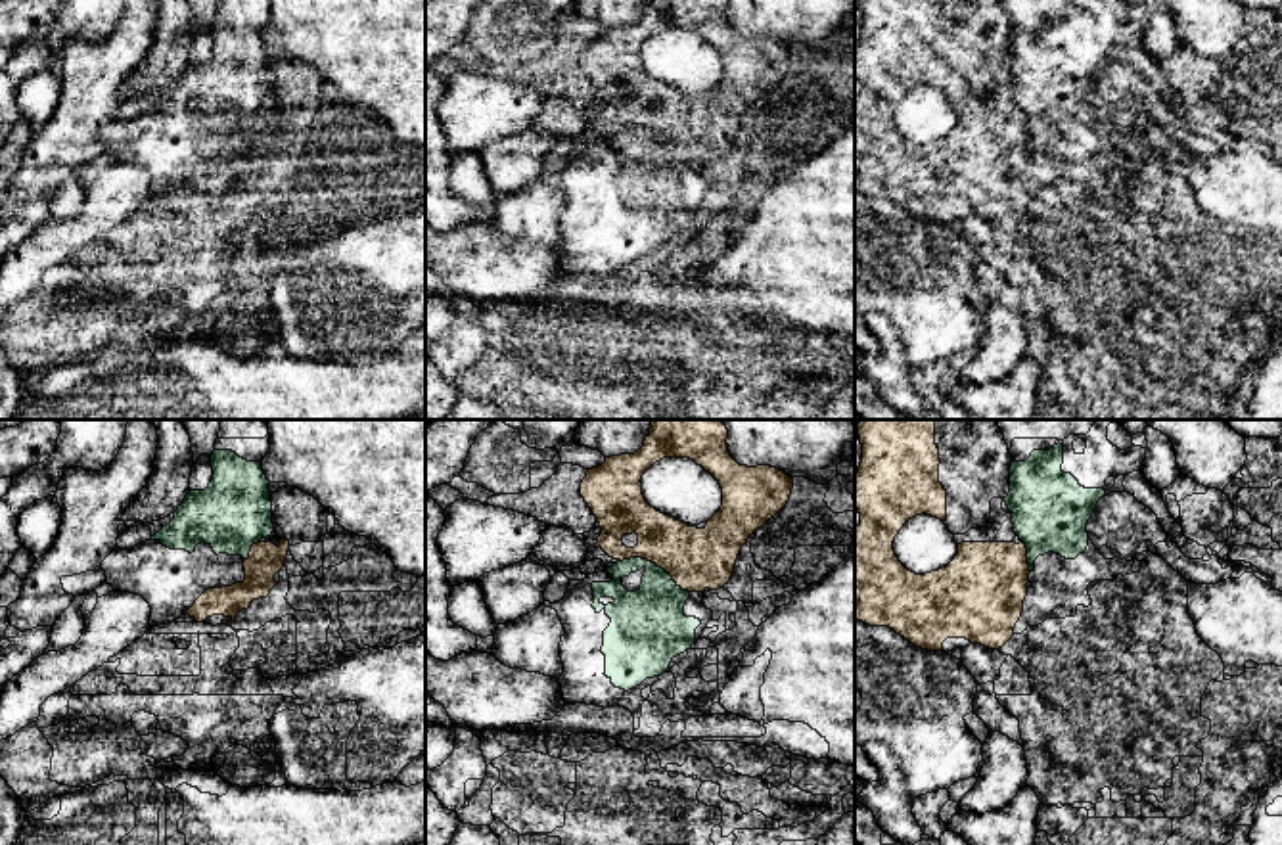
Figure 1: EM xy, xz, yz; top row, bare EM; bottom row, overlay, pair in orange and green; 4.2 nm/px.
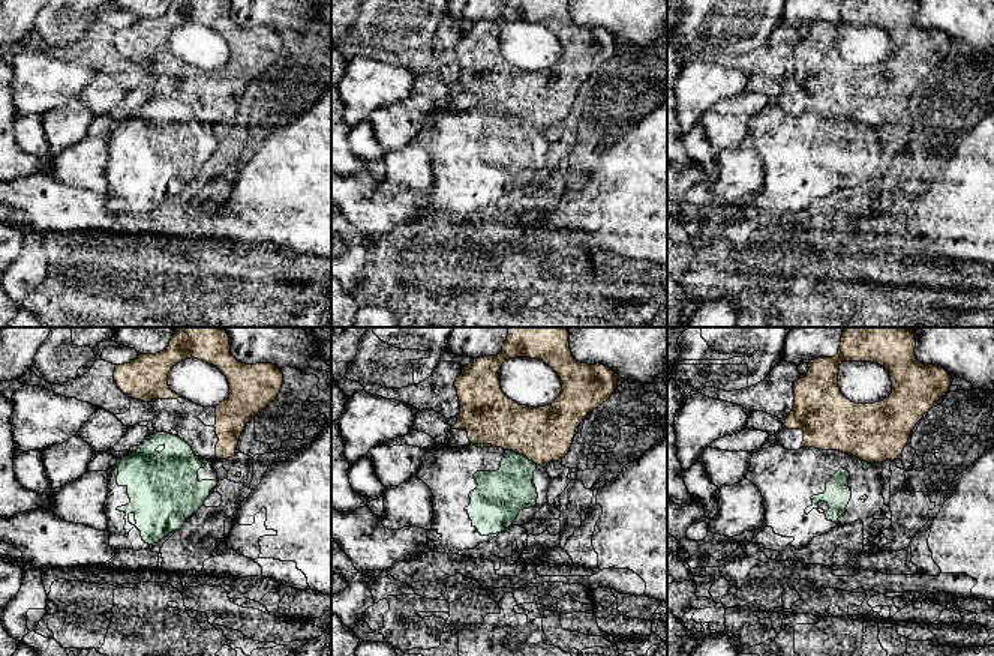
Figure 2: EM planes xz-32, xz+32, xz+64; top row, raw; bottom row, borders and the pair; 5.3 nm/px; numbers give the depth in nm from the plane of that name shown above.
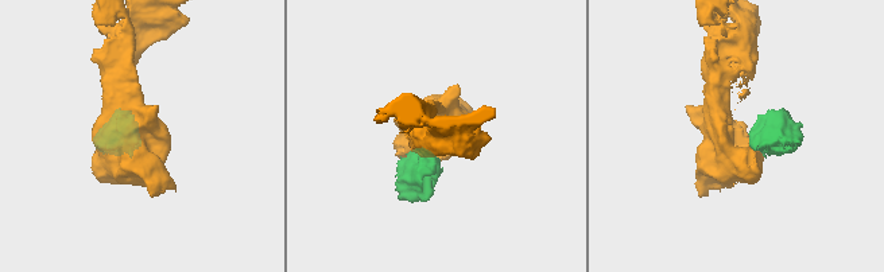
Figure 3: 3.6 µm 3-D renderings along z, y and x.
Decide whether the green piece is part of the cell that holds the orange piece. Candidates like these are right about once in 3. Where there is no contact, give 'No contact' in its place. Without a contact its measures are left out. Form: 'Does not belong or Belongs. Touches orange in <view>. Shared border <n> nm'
Does not belong. Touches orange in xz. Shared border 320 nm

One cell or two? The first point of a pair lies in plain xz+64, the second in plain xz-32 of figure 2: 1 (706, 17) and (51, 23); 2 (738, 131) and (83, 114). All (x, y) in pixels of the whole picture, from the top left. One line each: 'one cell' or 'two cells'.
1: one cell
2: one cell

